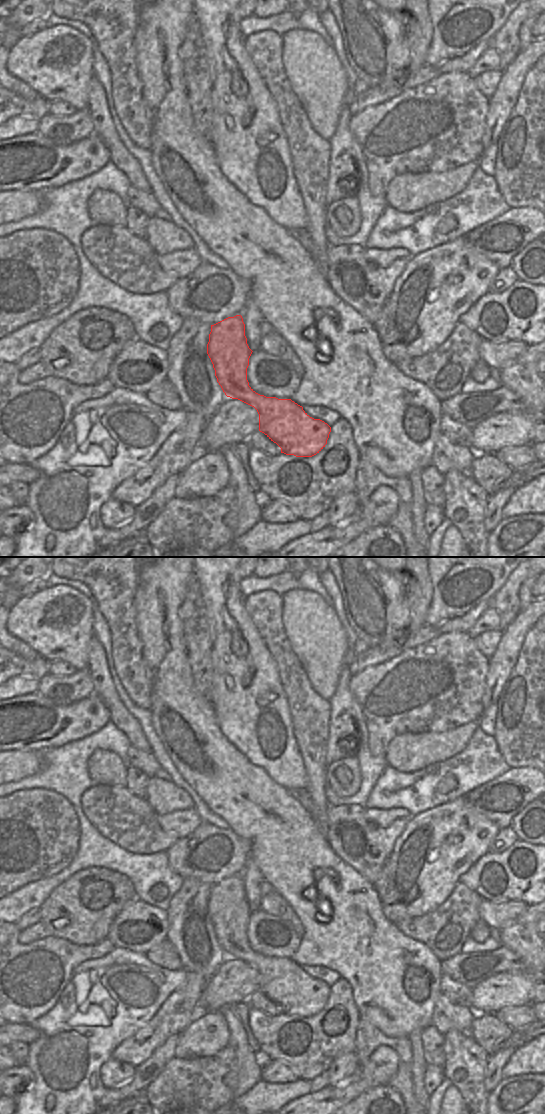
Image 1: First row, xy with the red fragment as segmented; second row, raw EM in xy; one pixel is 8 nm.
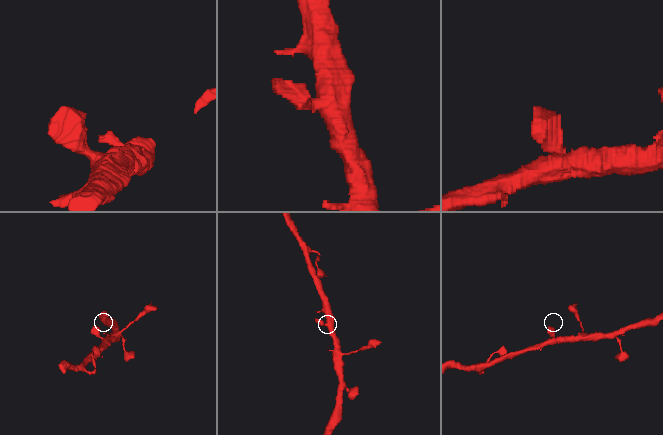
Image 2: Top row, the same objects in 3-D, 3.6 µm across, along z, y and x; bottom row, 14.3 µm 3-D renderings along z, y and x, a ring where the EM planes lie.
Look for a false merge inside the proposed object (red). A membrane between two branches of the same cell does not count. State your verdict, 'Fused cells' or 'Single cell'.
Single cell

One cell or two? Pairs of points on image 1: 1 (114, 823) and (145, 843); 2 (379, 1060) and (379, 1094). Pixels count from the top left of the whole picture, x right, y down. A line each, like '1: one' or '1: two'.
1: one
2: two

